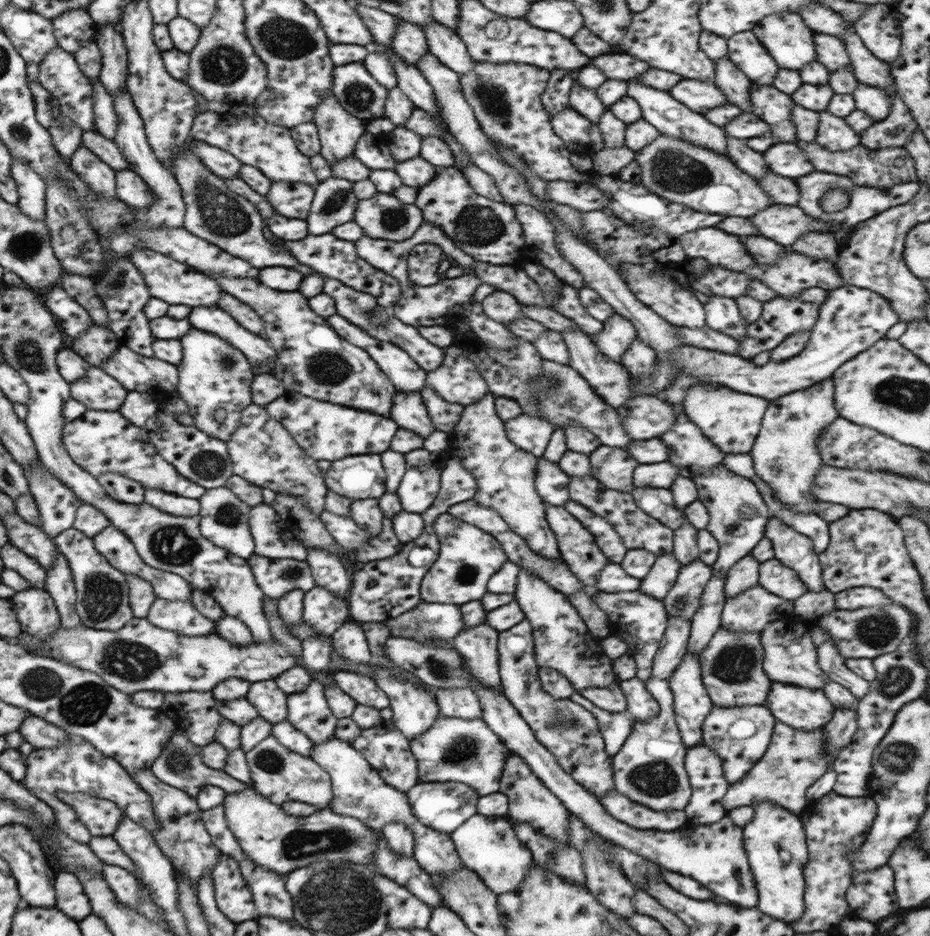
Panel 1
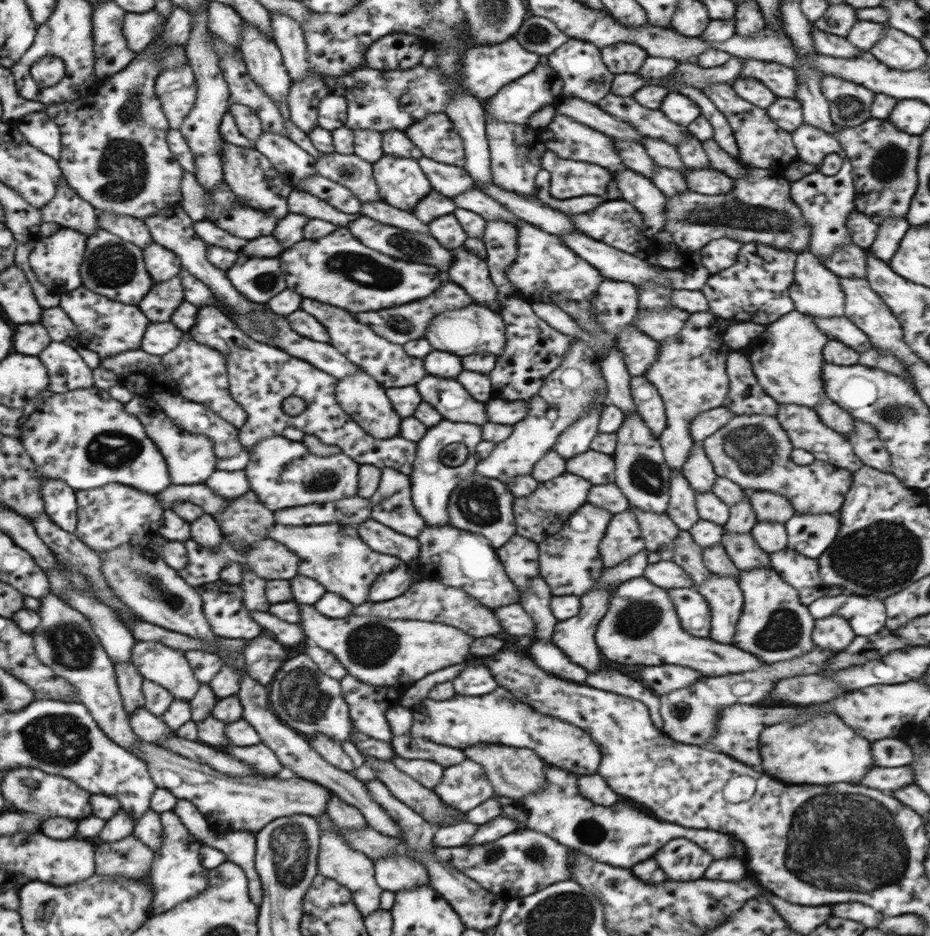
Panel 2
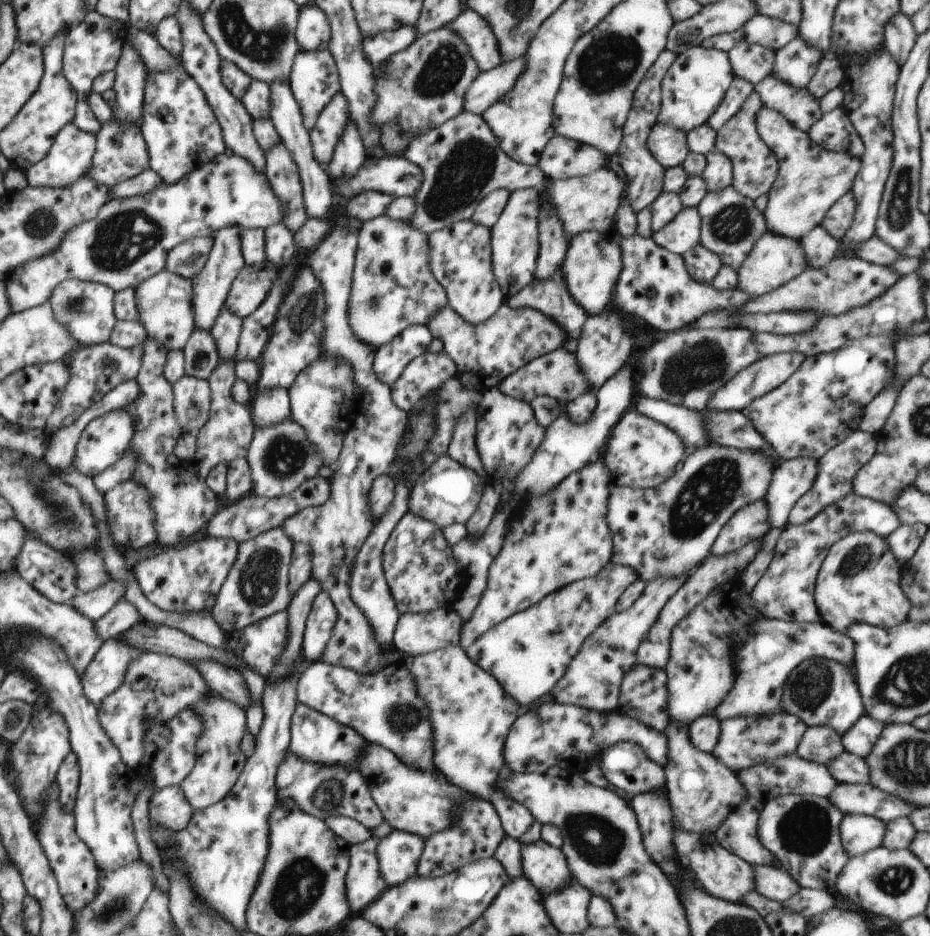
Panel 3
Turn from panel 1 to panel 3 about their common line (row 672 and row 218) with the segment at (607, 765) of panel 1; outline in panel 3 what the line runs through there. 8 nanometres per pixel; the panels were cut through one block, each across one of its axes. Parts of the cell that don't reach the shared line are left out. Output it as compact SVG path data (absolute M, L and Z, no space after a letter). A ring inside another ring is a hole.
M520 189L512 192L500 219L490 229L492 269L504 298L520 292L523 286L535 279L539 255L539 222L541 193L534 189Z

